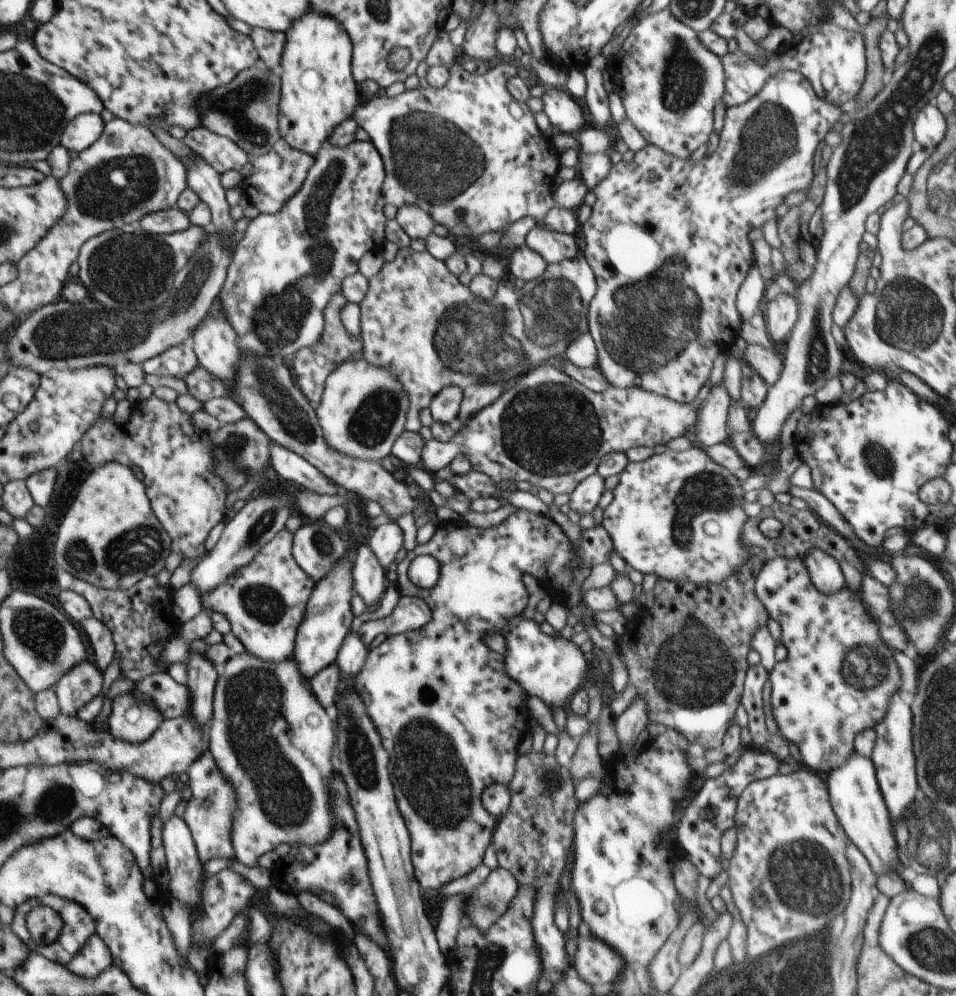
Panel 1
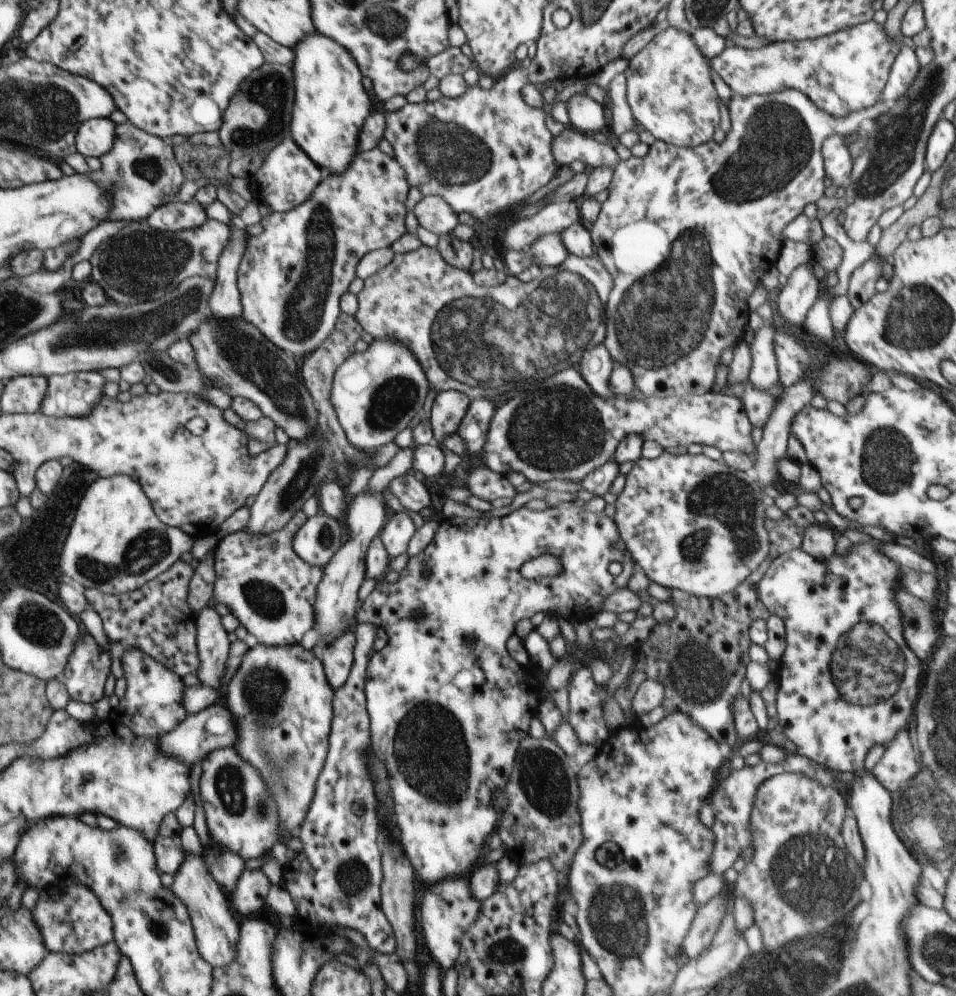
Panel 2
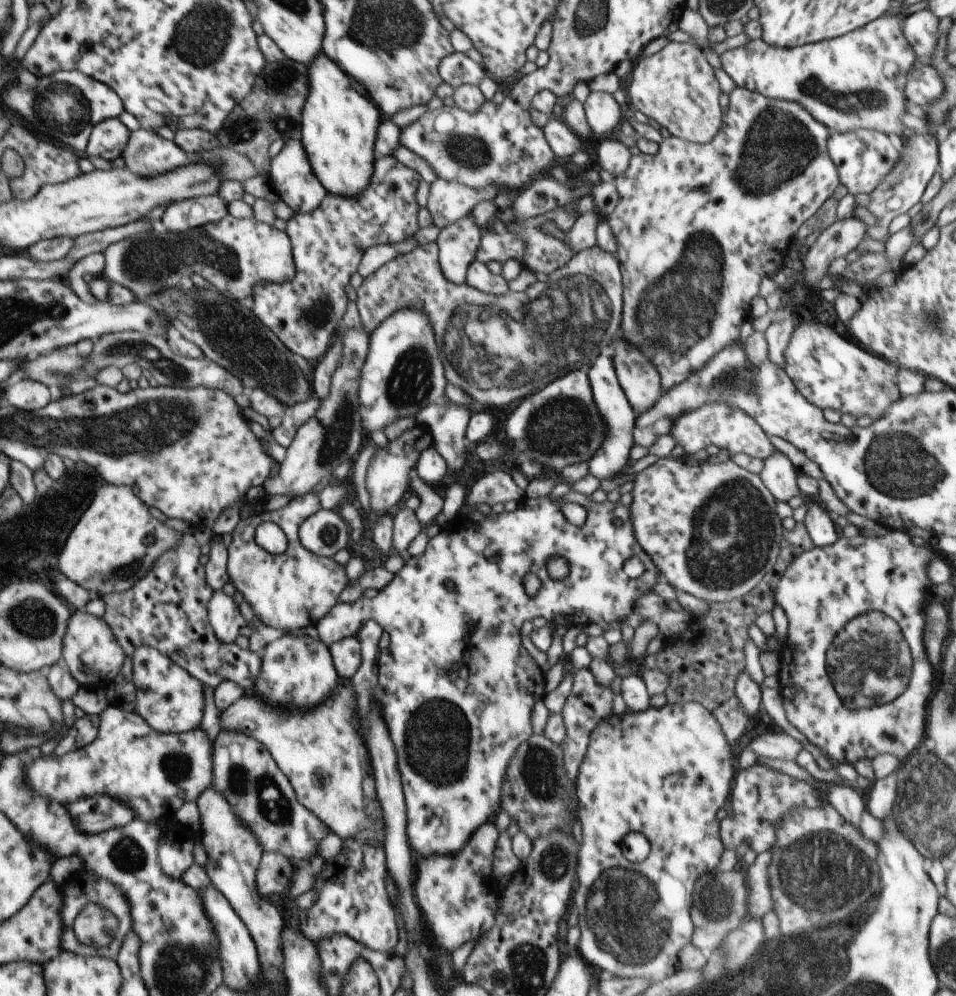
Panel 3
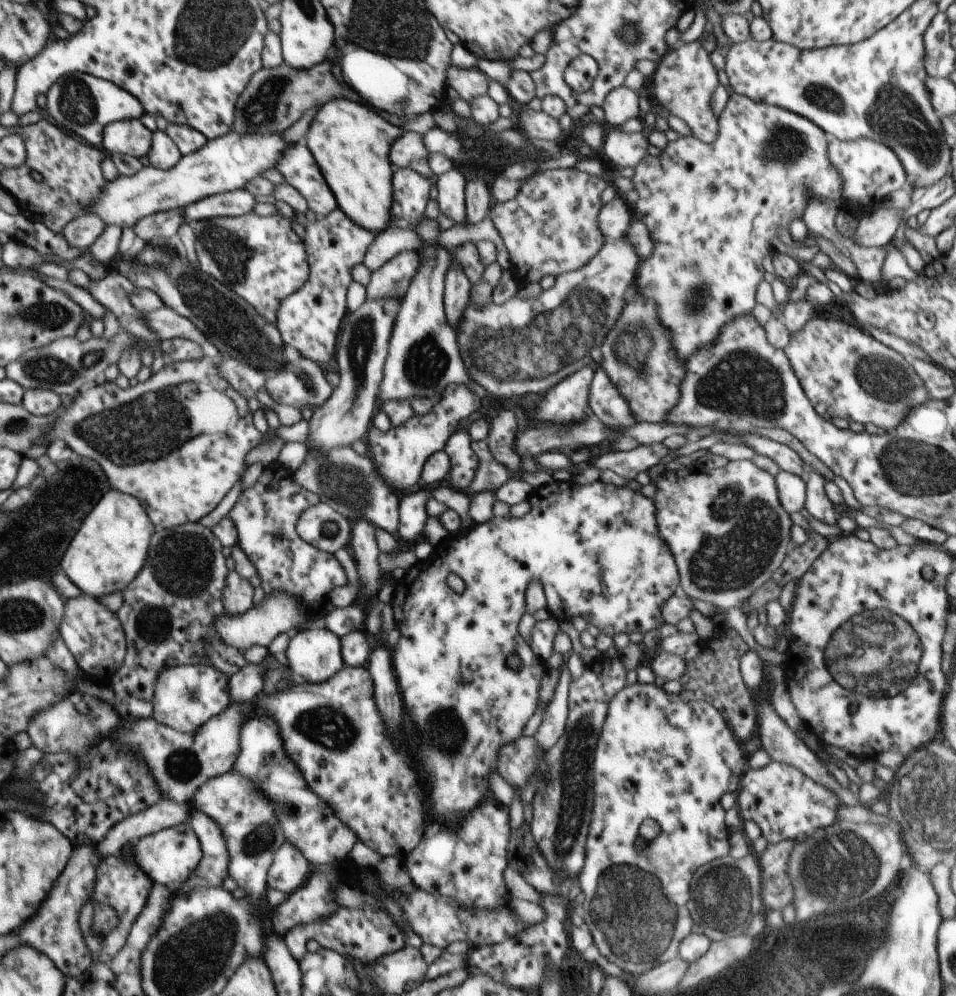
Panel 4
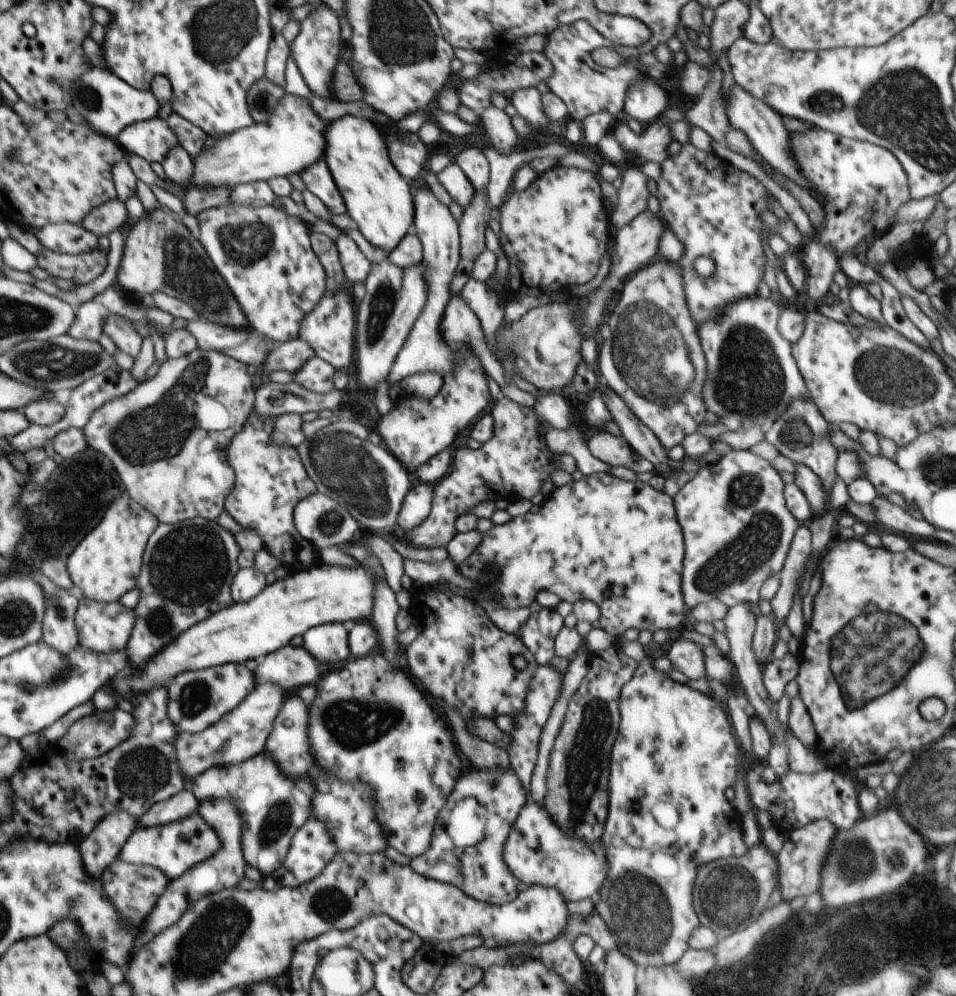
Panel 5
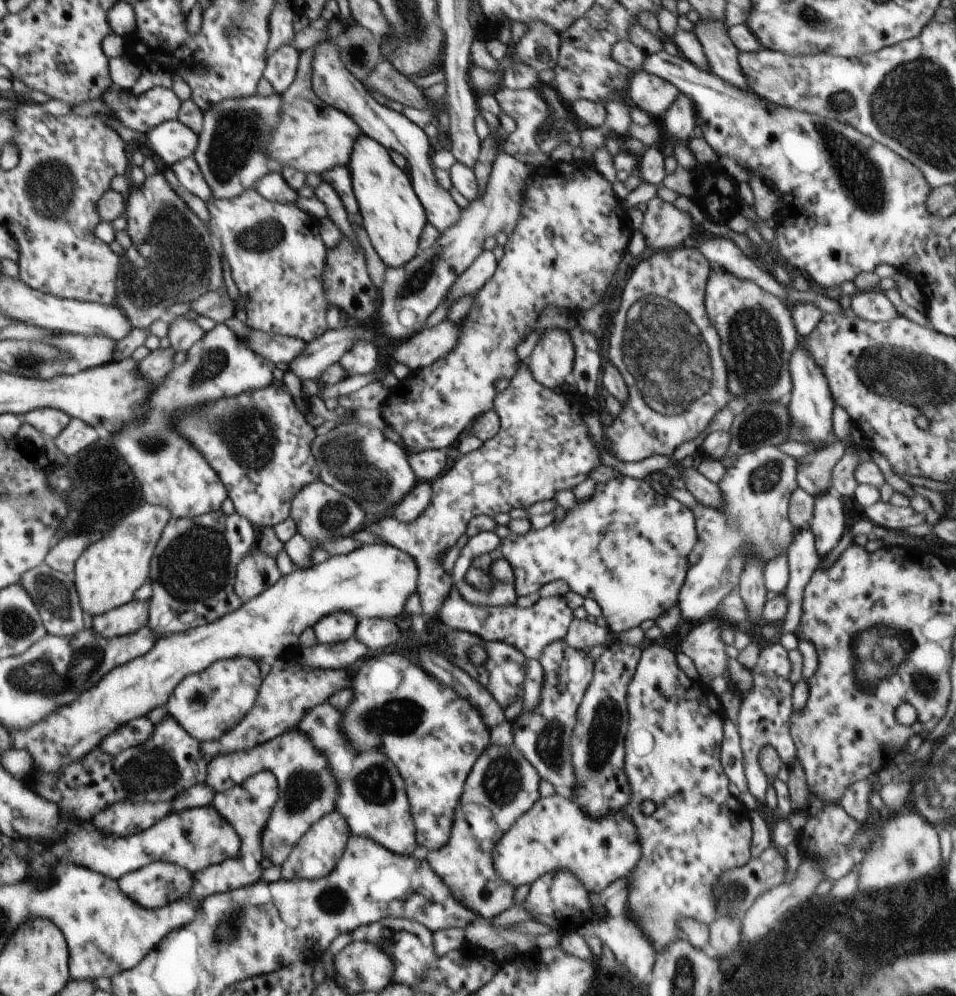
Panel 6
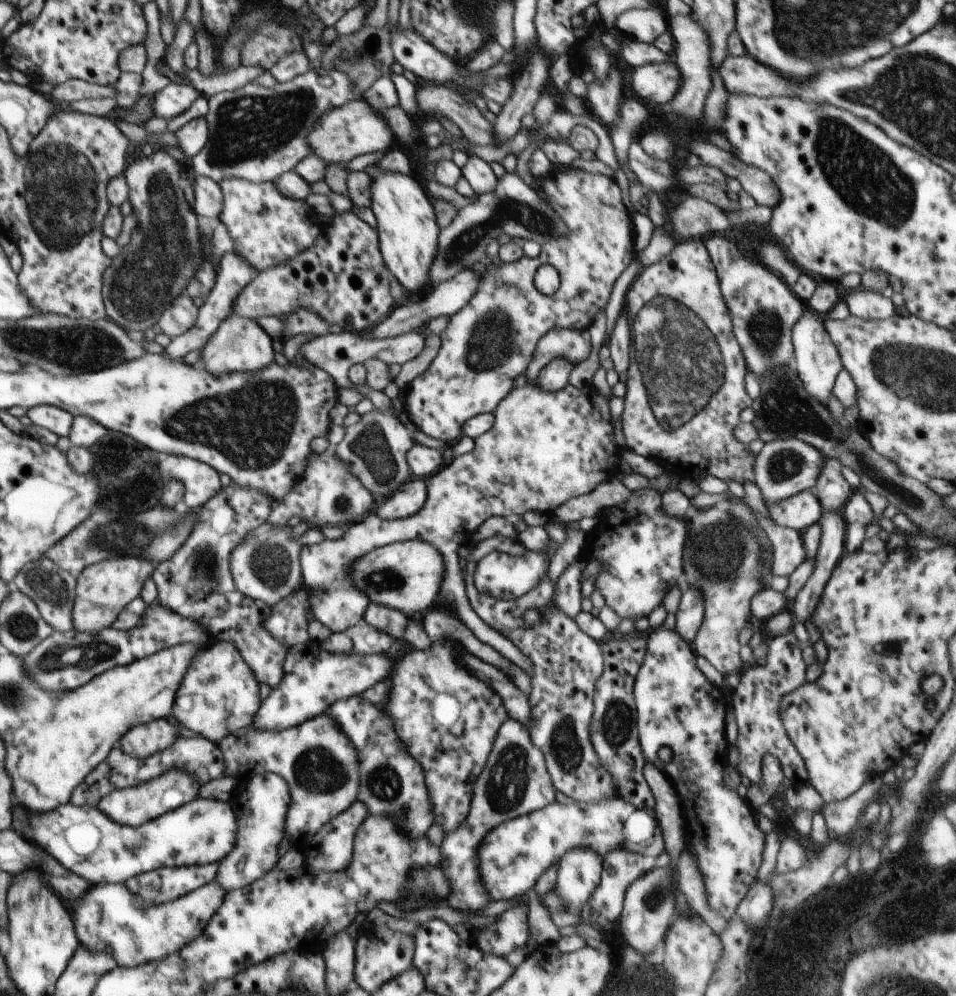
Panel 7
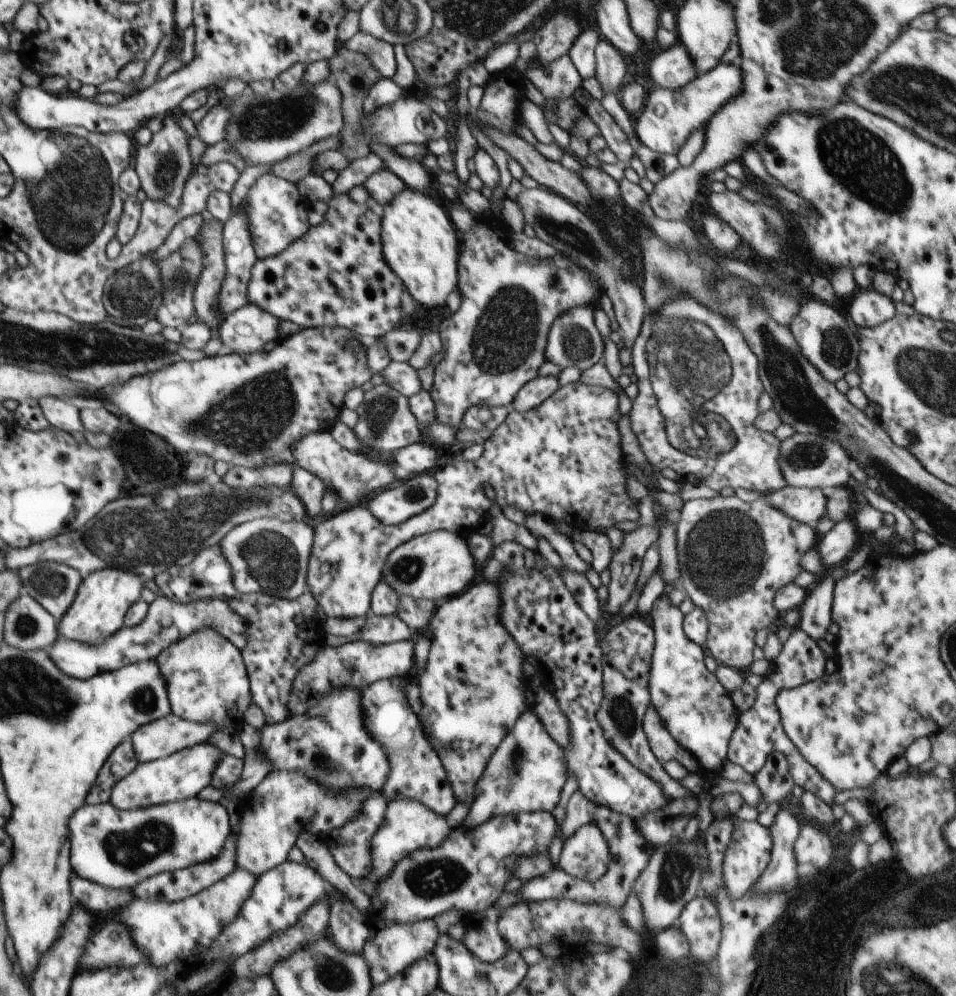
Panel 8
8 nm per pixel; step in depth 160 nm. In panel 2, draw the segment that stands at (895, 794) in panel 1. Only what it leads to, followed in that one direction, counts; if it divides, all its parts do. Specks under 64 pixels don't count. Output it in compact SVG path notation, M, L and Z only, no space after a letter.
M906 730L900 731L885 748L885 753L881 756L880 762L875 764L871 774L886 790L893 793L902 788L907 780L912 779L918 770Z

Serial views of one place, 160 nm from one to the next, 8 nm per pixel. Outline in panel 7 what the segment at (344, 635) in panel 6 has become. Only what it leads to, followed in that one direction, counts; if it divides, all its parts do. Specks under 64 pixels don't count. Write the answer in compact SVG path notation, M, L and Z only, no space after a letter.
M553 328L549 330L539 341L535 348L531 363L524 374L527 375L527 383L522 389L513 388L506 398L503 398L495 408L493 415L495 421L493 427L486 431L484 436L476 440L472 452L455 456L454 460L440 472L434 473L425 479L427 486L427 499L425 505L408 519L393 521L382 520L374 509L368 512L364 520L350 523L343 528L343 536L337 540L324 539L318 544L308 545L301 550L301 571L305 592L309 593L309 608L316 620L327 626L332 633L337 633L364 620L365 610L371 601L369 596L355 585L352 578L351 567L358 559L369 552L412 539L420 539L431 542L442 554L445 560L444 582L442 582L442 598L452 604L456 610L456 616L480 638L482 642L490 644L504 657L508 658L523 668L531 676L533 664L531 660L512 644L503 634L492 630L484 620L470 608L464 580L462 580L462 559L458 556L460 546L464 542L472 541L477 528L490 517L504 517L513 519L521 517L524 513L536 511L552 514L570 499L590 494L600 483L607 481L622 464L621 448L614 439L614 427L610 421L609 399L602 396L598 389L591 385L586 388L576 388L566 385L566 388L558 392L549 393L535 386L535 380L540 371L556 358L571 360L586 360L592 350L591 336L580 329Z

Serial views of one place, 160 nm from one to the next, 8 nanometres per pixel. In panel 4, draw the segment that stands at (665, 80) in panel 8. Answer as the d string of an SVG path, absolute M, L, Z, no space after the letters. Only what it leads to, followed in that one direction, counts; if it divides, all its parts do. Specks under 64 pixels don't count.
M622 86L610 91L601 106L604 111L604 123L620 128L627 120L638 117L638 99L638 94L630 87Z

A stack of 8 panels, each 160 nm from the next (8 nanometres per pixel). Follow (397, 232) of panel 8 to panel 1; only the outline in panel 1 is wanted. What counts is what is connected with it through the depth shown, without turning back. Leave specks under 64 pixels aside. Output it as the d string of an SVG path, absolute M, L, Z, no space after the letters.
M312 8L286 31L286 42L281 56L281 99L279 104L279 131L292 148L316 156L322 147L328 145L334 129L350 119L360 105L359 85L351 71L353 44L344 27L332 17L321 15Z

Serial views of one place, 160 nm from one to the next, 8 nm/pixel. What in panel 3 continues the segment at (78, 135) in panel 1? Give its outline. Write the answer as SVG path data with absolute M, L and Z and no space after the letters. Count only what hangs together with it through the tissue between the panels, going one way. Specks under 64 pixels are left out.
M104 119L90 132L89 143L85 150L87 156L102 156L116 160L122 156L128 144L131 131L118 119Z

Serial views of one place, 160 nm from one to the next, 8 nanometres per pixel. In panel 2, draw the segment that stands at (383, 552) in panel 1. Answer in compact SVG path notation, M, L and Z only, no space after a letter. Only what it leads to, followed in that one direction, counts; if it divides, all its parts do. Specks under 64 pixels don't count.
M406 511L393 512L380 532L385 551L394 558L404 554L417 528Z

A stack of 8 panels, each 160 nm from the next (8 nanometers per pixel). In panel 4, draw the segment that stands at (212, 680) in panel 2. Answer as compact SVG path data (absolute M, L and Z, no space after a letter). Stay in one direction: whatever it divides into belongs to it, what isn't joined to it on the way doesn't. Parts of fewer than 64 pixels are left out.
M236 569L231 570L223 588L224 613L239 615L250 610L253 607L255 586L254 580L243 578Z

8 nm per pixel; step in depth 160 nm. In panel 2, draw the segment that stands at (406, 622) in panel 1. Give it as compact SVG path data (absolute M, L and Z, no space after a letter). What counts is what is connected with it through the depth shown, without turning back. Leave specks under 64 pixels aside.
M358 623L356 626L356 632L353 632L356 637L356 644L353 650L353 665L346 679L346 682L336 690L334 694L334 720L332 720L332 732L330 732L330 748L328 748L328 758L326 758L326 764L324 764L324 770L320 772L320 778L318 778L318 784L316 784L316 796L308 807L308 812L304 817L303 823L299 826L297 834L304 848L302 848L302 854L294 860L294 868L298 868L298 862L304 860L304 864L310 864L310 868L298 868L298 872L294 872L294 876L290 876L290 880L286 880L286 890L292 894L294 898L294 904L296 904L296 914L300 914L302 918L310 920L310 922L316 922L316 924L326 924L331 928L341 927L349 929L350 931L358 931L360 935L366 939L368 946L374 951L380 954L392 954L395 952L397 947L397 940L394 936L394 931L391 922L386 918L382 908L380 908L380 882L382 882L382 866L380 866L380 850L378 850L378 832L380 832L380 822L378 822L378 812L376 812L376 806L378 806L379 800L376 800L374 796L374 784L372 784L372 778L370 778L370 770L366 766L368 762L368 752L370 752L370 734L368 734L368 711L367 711L367 696L365 695L365 682L366 682L366 671L369 660L371 659L372 653L374 652L374 640L376 638L376 630L373 624L370 623Z

